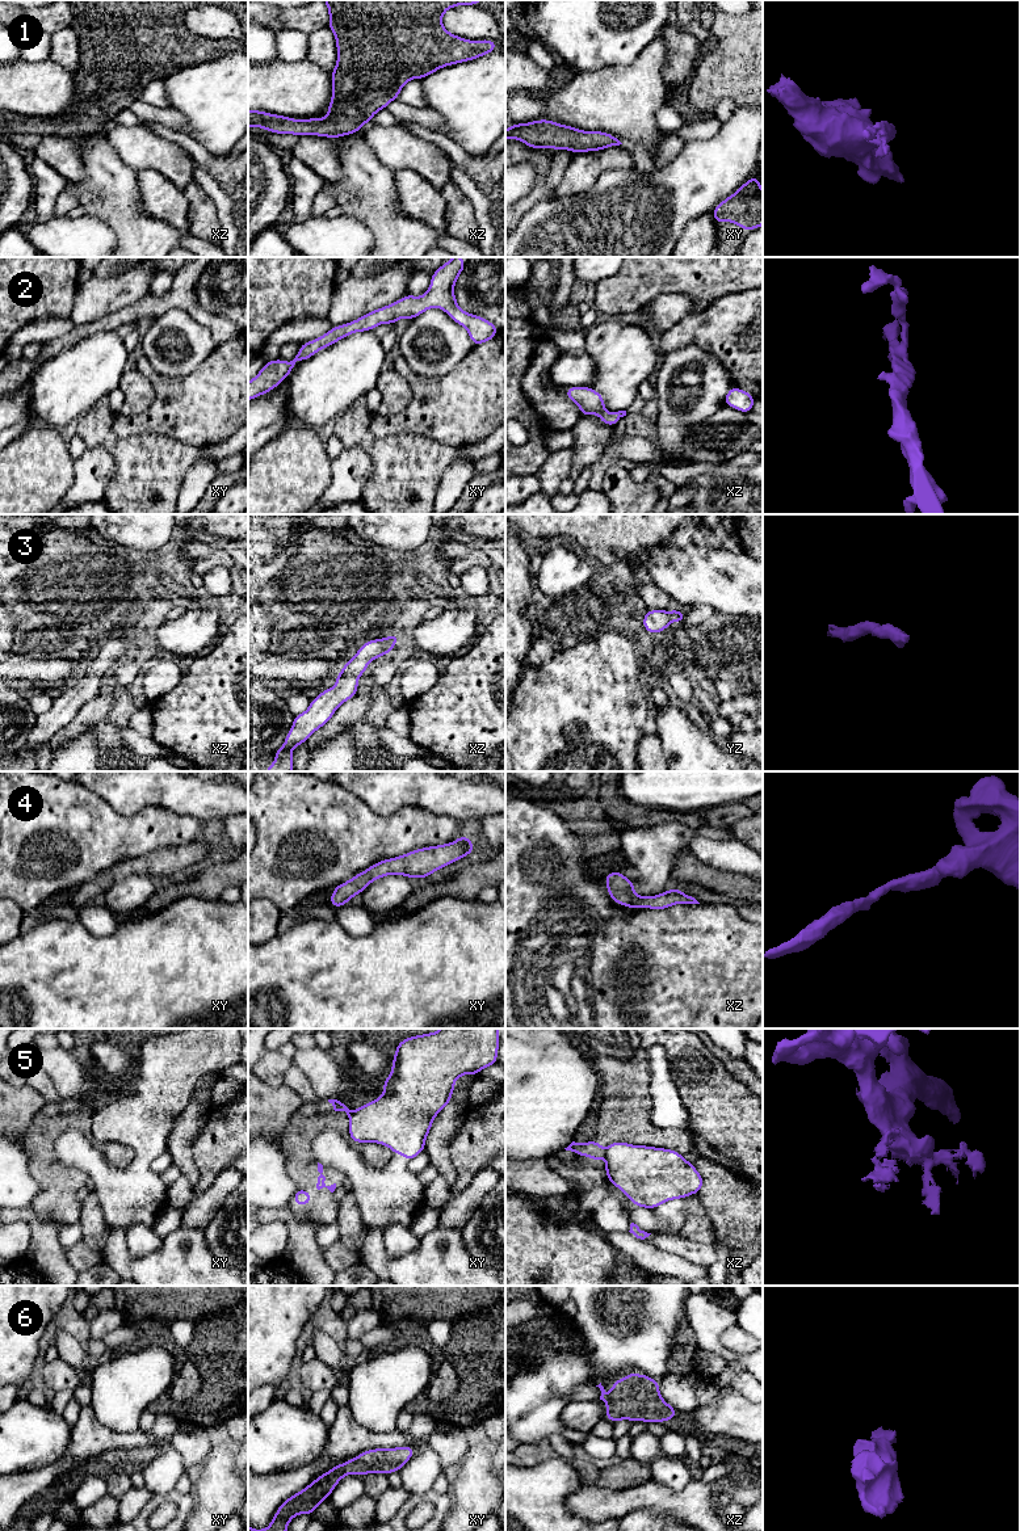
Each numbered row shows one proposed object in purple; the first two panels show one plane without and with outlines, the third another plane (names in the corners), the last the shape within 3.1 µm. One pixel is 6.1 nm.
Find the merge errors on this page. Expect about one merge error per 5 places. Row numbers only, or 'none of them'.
5

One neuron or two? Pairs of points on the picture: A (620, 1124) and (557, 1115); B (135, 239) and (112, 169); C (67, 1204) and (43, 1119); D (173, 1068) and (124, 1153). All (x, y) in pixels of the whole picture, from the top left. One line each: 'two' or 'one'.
A: two
B: one
C: one
D: two

